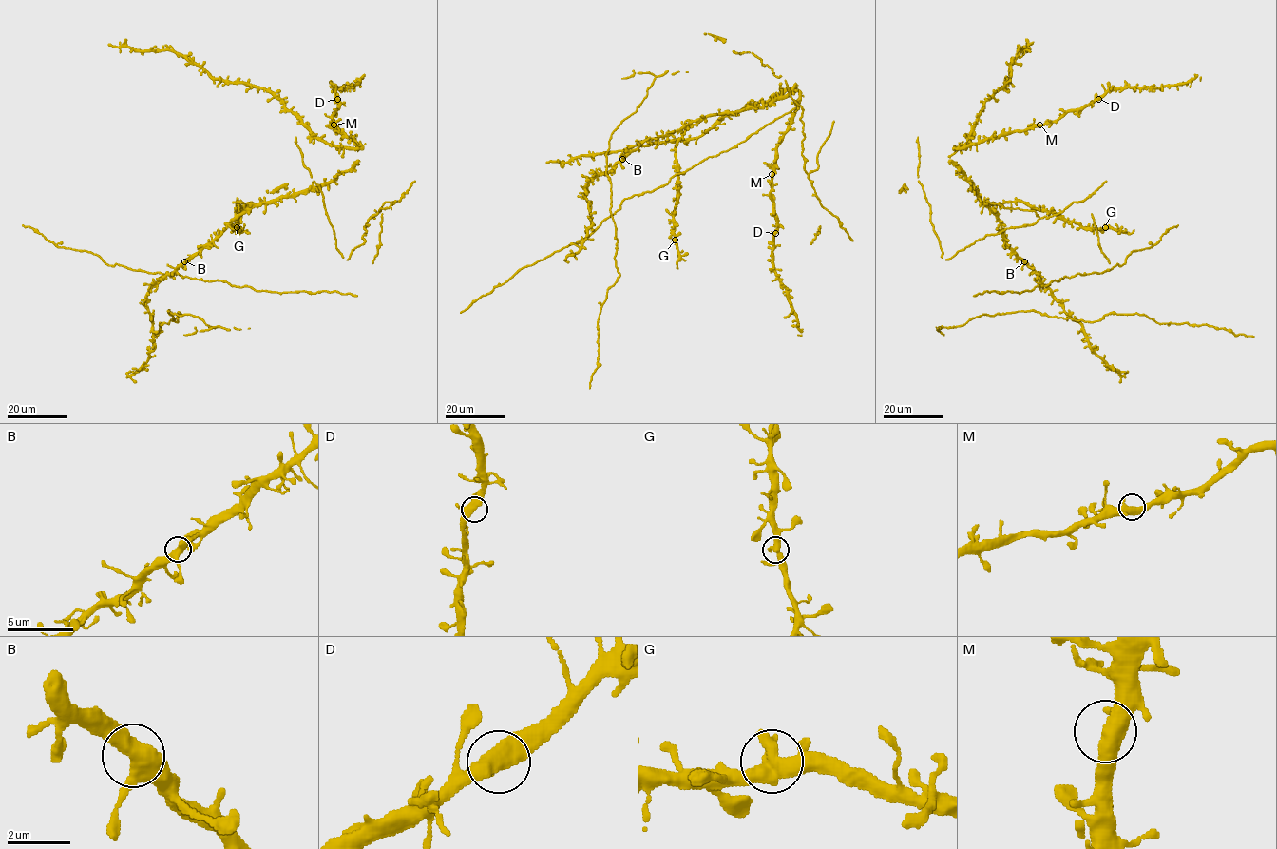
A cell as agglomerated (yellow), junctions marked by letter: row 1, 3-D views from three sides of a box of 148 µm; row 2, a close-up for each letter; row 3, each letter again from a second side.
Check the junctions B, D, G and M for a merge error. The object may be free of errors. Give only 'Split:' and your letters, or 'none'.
Split: none

